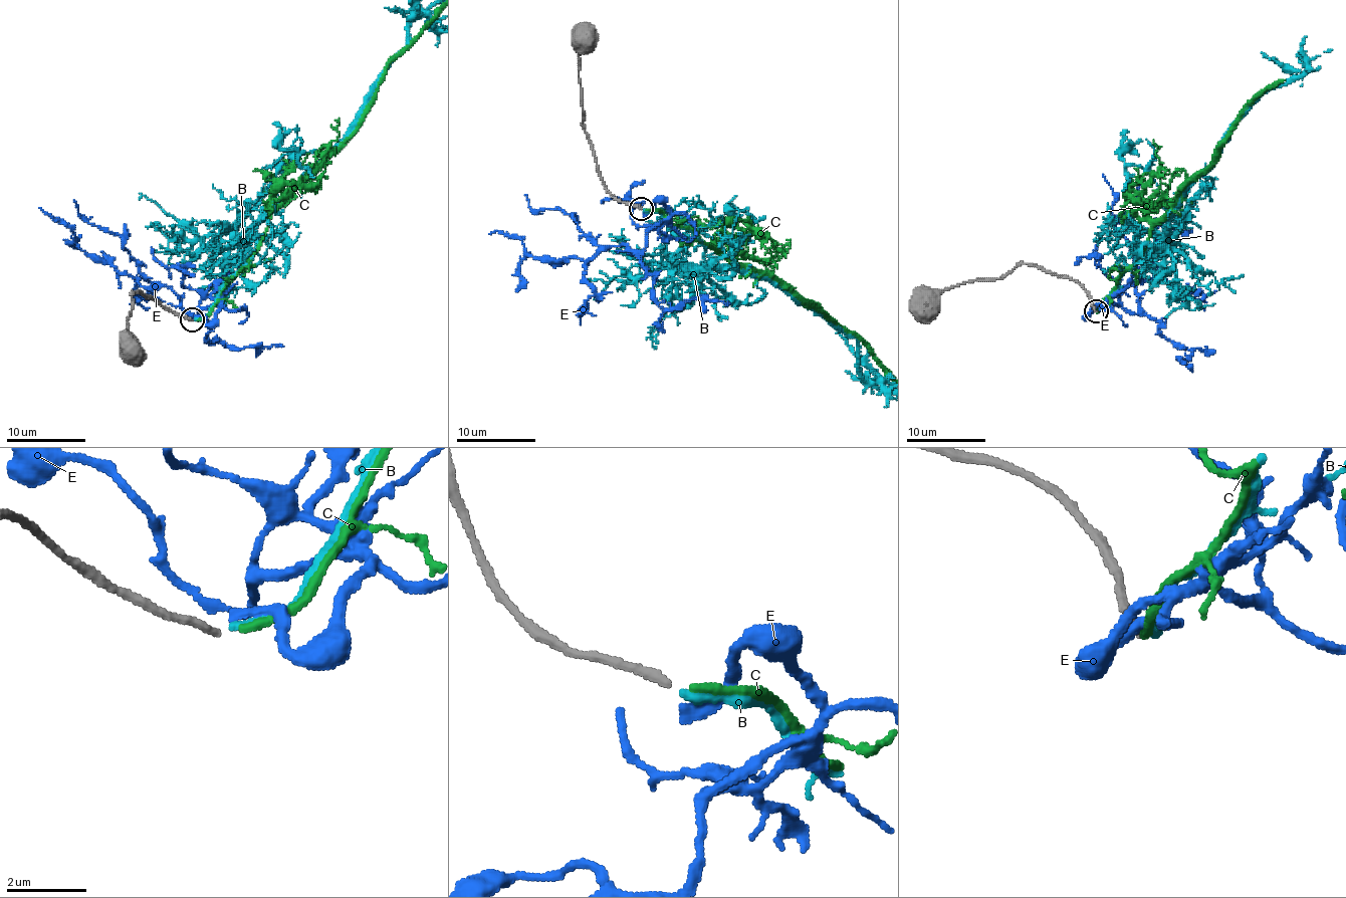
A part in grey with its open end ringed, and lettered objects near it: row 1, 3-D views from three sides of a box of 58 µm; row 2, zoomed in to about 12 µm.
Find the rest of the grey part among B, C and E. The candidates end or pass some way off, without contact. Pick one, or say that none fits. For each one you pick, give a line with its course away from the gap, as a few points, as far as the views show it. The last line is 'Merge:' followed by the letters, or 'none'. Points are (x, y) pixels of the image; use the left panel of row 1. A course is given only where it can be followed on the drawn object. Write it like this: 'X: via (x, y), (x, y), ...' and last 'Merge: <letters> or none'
Merge: C

